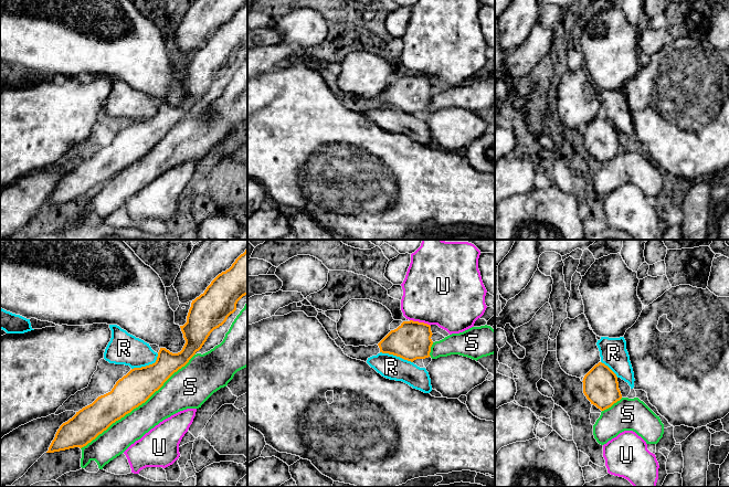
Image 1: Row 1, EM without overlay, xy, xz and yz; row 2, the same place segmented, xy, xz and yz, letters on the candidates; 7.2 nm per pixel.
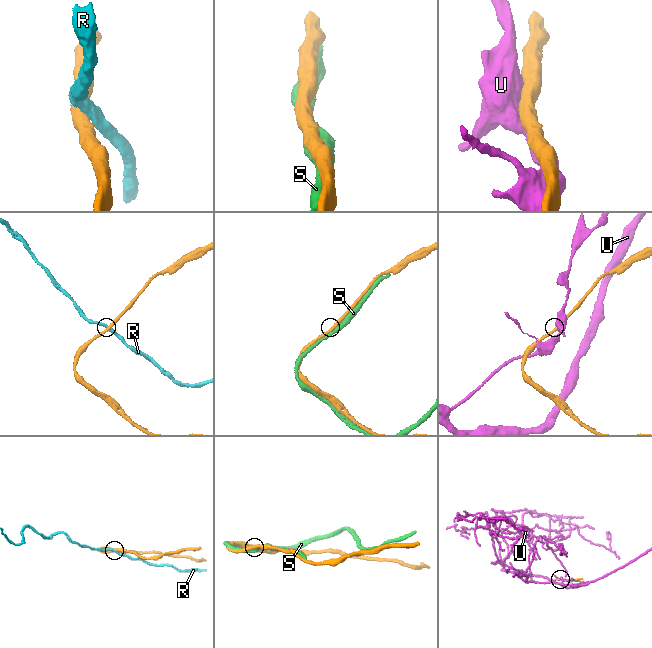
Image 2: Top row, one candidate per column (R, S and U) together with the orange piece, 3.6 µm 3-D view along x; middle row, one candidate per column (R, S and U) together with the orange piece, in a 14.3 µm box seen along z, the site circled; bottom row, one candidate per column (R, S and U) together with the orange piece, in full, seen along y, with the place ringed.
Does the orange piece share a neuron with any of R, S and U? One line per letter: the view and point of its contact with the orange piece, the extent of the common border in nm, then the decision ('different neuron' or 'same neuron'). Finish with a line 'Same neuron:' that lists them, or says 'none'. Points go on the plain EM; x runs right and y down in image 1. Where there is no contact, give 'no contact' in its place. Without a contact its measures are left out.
R: xz (397, 108) | 260 nm | different neuron
S: xy (138, 158) | 1100 nm | same neuron
U: xz (420, 75) | 160 nm | different neuron
Same neuron: S

